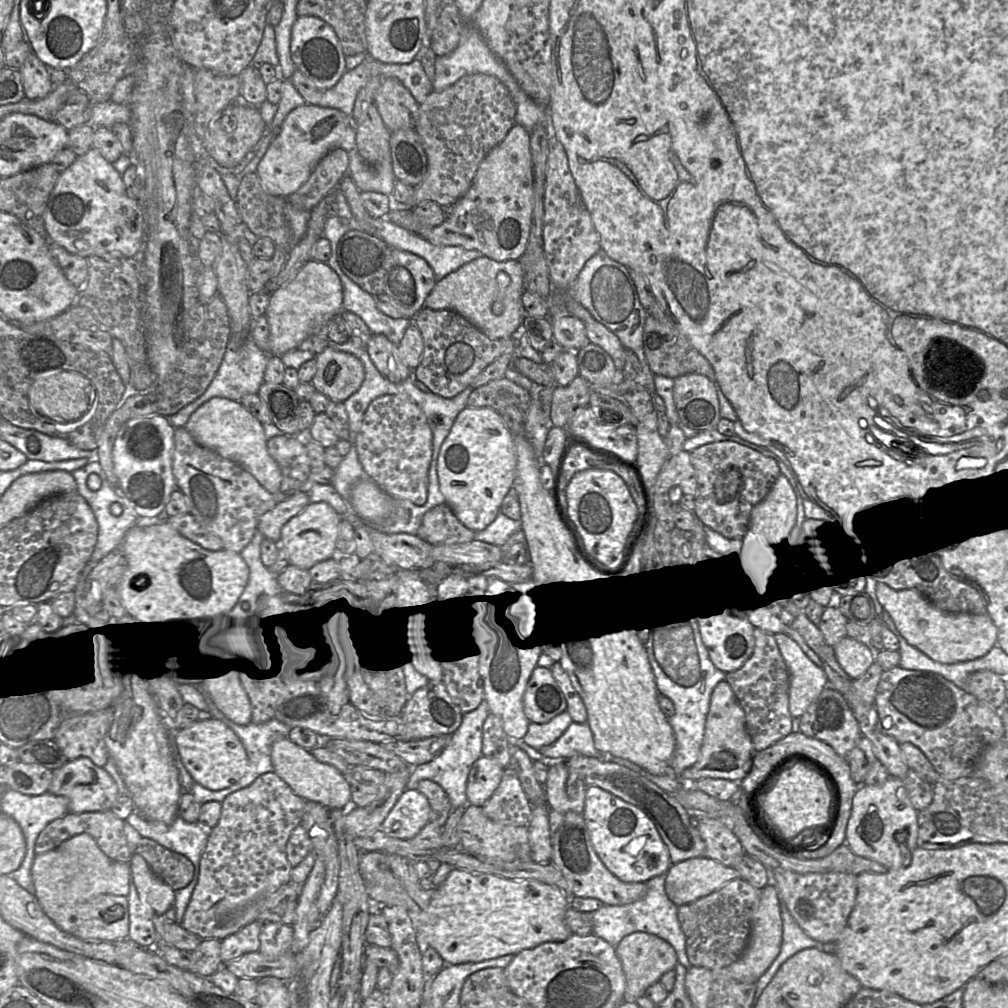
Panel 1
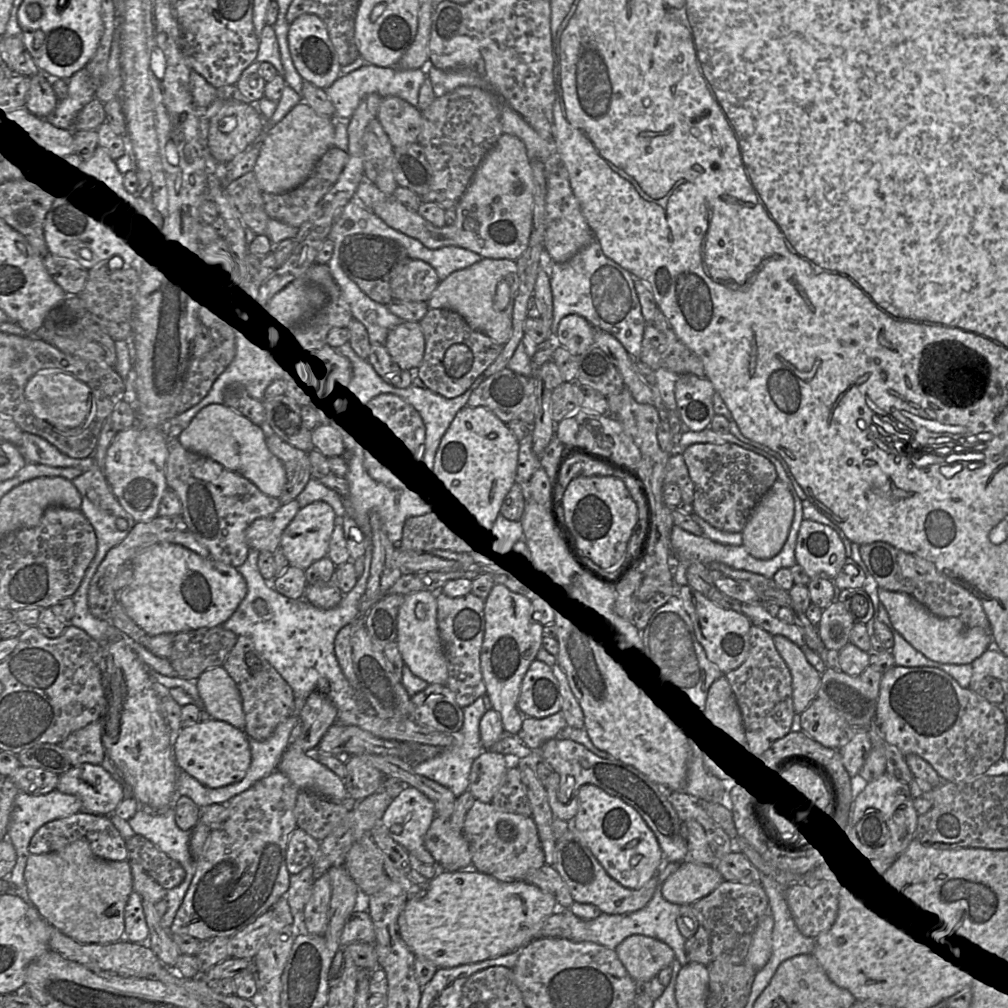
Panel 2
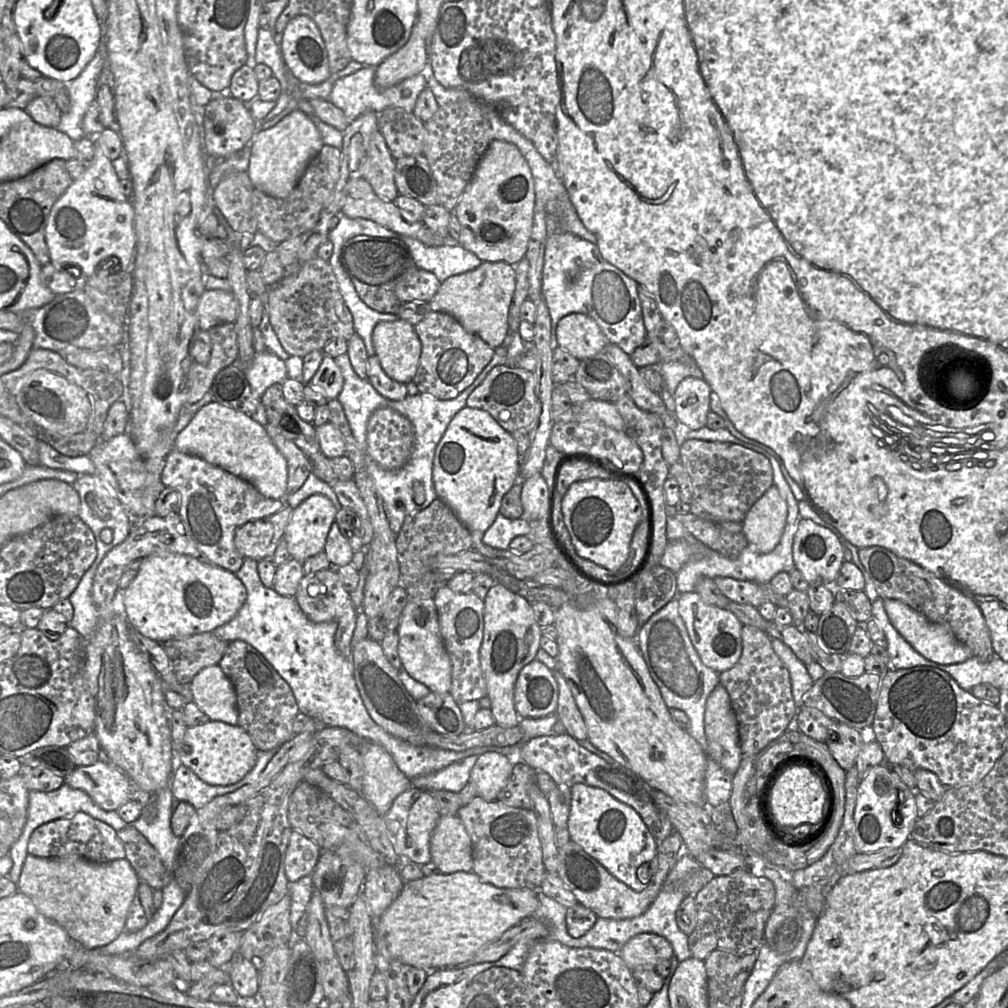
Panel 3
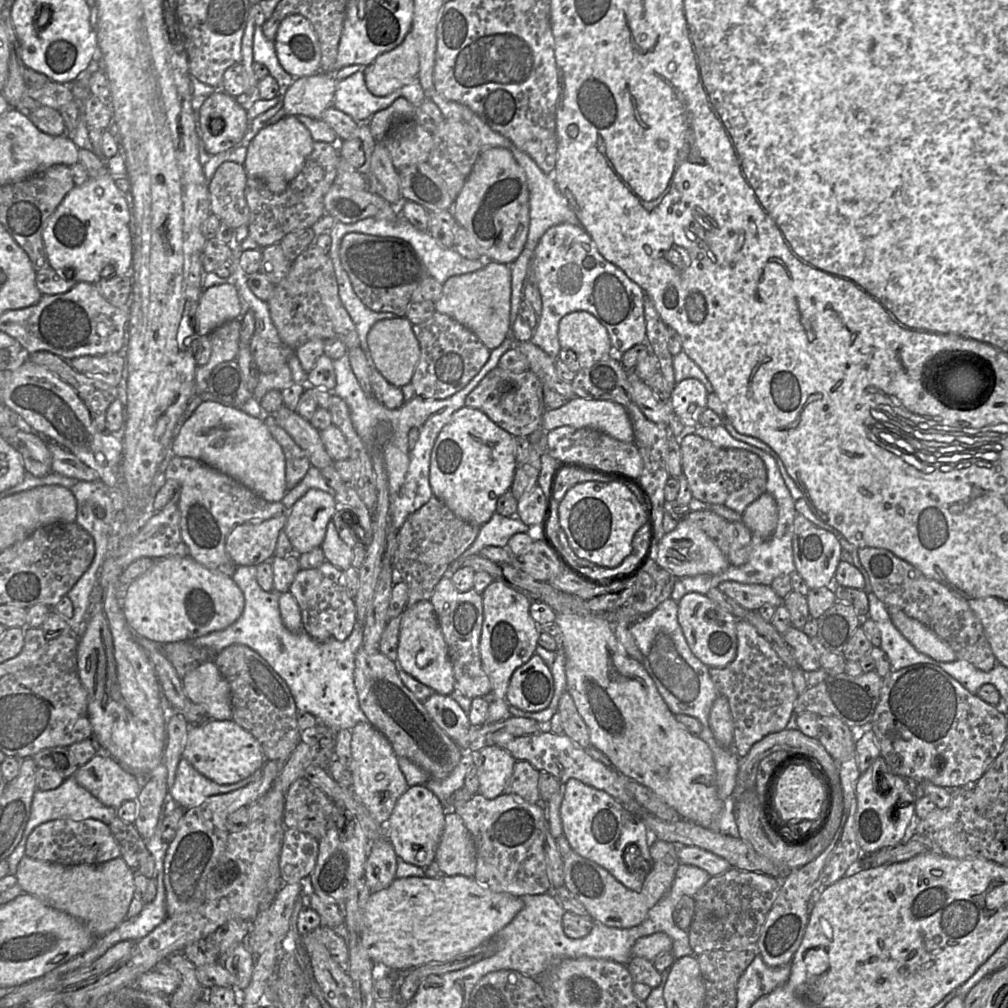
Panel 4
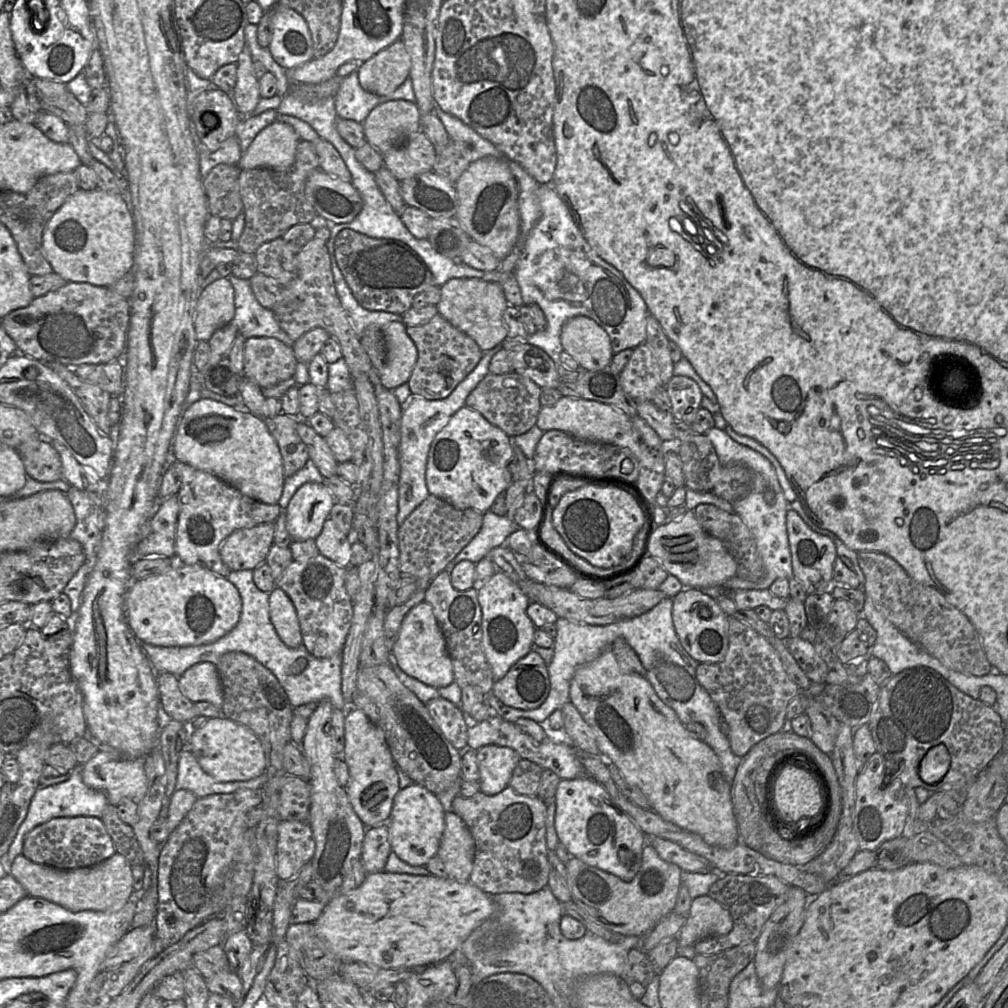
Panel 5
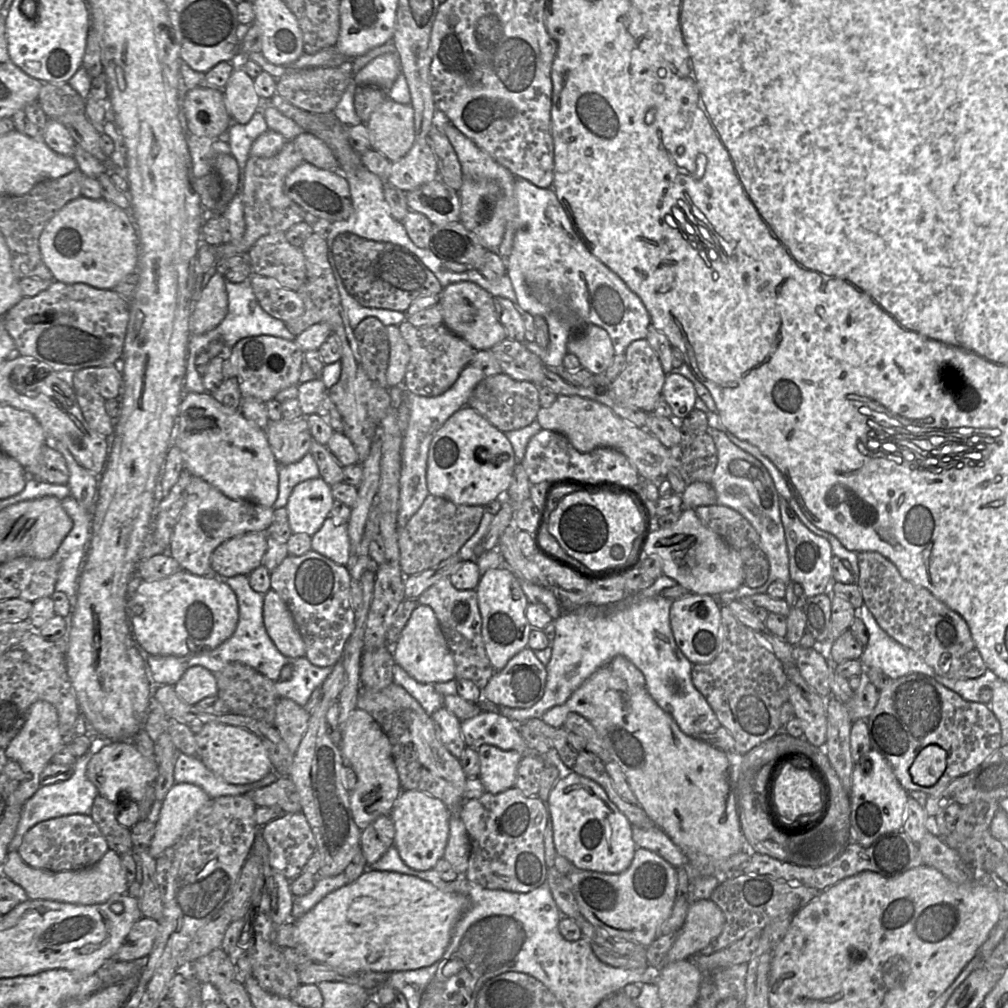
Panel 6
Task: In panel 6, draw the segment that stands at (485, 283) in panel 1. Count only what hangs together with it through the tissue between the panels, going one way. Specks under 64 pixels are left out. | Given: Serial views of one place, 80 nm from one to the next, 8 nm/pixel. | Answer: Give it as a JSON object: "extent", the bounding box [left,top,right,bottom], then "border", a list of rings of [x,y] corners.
{"extent":[440,281,507,350],"border":[[[469,281],[449,284],[440,294],[440,304],[443,324],[474,350],[490,350],[507,338],[507,331],[497,316],[494,297],[477,284]]]}

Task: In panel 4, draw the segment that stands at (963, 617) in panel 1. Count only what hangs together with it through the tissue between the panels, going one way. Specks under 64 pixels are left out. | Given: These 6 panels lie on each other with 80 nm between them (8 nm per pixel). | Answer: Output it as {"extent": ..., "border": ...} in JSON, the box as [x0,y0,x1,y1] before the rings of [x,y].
{"extent":[887,607,957,662],"border":[[[887,607],[887,611],[895,627],[918,651],[940,662],[957,659],[954,650],[927,626],[897,607]]]}

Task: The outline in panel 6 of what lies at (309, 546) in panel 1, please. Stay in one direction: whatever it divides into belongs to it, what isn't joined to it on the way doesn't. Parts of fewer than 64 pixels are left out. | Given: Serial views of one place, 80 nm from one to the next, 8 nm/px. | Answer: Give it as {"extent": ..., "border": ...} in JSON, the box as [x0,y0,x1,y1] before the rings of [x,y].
{"extent":[286,477,334,536],"border":[[[321,477],[297,484],[286,506],[291,531],[313,536],[330,516],[334,500],[331,486]]]}

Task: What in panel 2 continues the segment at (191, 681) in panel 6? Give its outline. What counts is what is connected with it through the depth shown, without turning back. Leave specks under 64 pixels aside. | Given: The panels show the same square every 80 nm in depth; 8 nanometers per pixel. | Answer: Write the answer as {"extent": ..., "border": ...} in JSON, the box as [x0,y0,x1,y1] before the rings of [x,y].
{"extent":[196,667,245,729],"border":[[[214,667],[203,672],[196,680],[203,709],[216,720],[243,729],[245,716],[242,699],[236,683],[223,668]]]}

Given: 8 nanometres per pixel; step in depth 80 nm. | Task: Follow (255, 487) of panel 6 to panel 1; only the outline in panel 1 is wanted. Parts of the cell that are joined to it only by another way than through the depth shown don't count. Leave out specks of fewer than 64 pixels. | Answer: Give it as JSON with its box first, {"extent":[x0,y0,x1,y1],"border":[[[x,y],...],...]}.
{"extent":[184,397,282,495],"border":[[[214,397],[191,415],[184,428],[200,445],[243,467],[272,495],[279,491],[282,472],[268,452],[263,424],[239,401]]]}

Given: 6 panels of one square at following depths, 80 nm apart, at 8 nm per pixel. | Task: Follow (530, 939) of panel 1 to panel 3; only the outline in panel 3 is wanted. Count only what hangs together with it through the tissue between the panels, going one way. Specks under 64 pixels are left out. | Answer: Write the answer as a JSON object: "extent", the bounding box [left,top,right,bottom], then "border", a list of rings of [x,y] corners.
{"extent":[380,871,539,971],"border":[[[473,871],[438,873],[405,882],[399,896],[380,918],[390,954],[408,968],[428,971],[457,967],[472,958],[482,947],[499,939],[511,927],[536,911],[539,890],[499,888],[483,882]]]}

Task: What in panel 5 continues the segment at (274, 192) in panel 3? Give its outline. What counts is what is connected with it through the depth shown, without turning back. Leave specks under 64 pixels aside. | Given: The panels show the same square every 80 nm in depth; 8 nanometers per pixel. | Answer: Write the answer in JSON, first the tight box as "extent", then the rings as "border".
{"extent":[238,121,300,170],"border":[[[275,121],[257,134],[238,165],[242,170],[288,169],[295,162],[299,142],[300,139],[292,126]]]}

